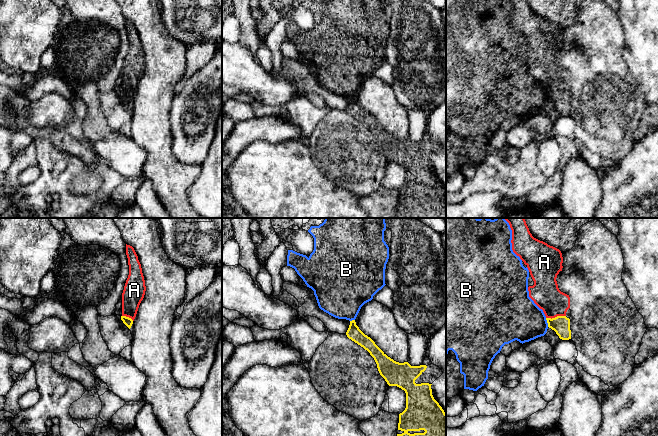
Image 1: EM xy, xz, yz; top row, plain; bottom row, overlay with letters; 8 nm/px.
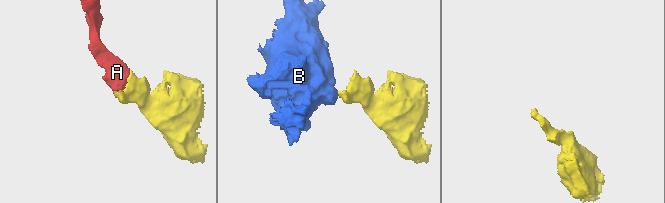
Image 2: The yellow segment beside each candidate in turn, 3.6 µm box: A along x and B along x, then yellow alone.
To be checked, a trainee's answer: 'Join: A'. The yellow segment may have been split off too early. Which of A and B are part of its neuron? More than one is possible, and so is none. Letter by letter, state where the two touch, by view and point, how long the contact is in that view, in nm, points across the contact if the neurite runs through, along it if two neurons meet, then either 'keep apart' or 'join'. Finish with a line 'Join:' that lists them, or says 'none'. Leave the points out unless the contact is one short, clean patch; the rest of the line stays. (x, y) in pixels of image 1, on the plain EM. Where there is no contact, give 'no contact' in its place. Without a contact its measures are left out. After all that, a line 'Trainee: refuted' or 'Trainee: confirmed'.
A: yz (555, 93) | 160 nm | across yz (561, 100), (555, 93), (555, 80), (545, 69) | join
B: yz (547, 98) | 80 nm | along yz (545, 94), (548, 102) | keep apart
Join: A
Trainee: confirmed

